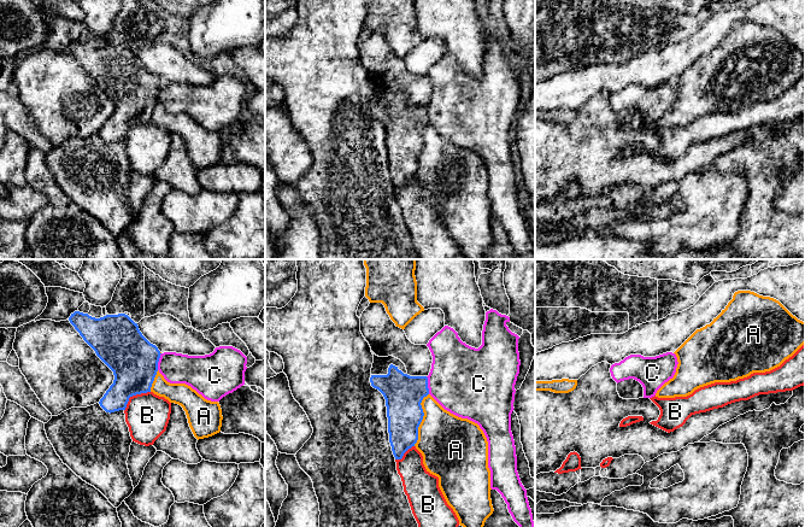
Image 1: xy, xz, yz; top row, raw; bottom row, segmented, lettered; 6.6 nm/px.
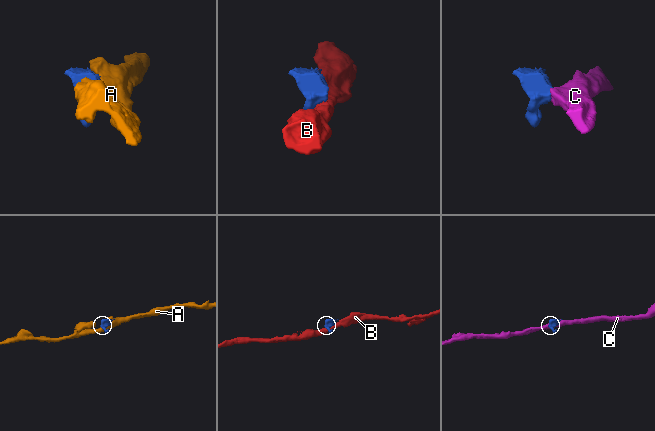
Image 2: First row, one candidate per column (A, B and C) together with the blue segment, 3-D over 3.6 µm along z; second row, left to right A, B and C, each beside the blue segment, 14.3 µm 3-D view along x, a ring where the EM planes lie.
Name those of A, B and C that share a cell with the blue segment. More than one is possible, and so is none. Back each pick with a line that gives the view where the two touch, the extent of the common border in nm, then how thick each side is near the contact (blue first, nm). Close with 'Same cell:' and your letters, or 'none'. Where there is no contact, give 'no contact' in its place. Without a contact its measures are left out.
Same cell: none

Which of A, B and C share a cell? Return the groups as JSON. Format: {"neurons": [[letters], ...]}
{"neurons": [["A"], ["B"], ["C"]]}

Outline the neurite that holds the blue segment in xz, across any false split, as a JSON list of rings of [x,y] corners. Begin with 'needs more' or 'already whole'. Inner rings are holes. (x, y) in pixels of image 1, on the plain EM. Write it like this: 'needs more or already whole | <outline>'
needs more | [[[374,82],[372,84],[370,112],[386,129],[389,172],[395,189],[401,189],[418,170],[418,157],[424,146],[421,133],[429,124],[428,107],[410,106],[405,94],[393,86],[378,87]]]

